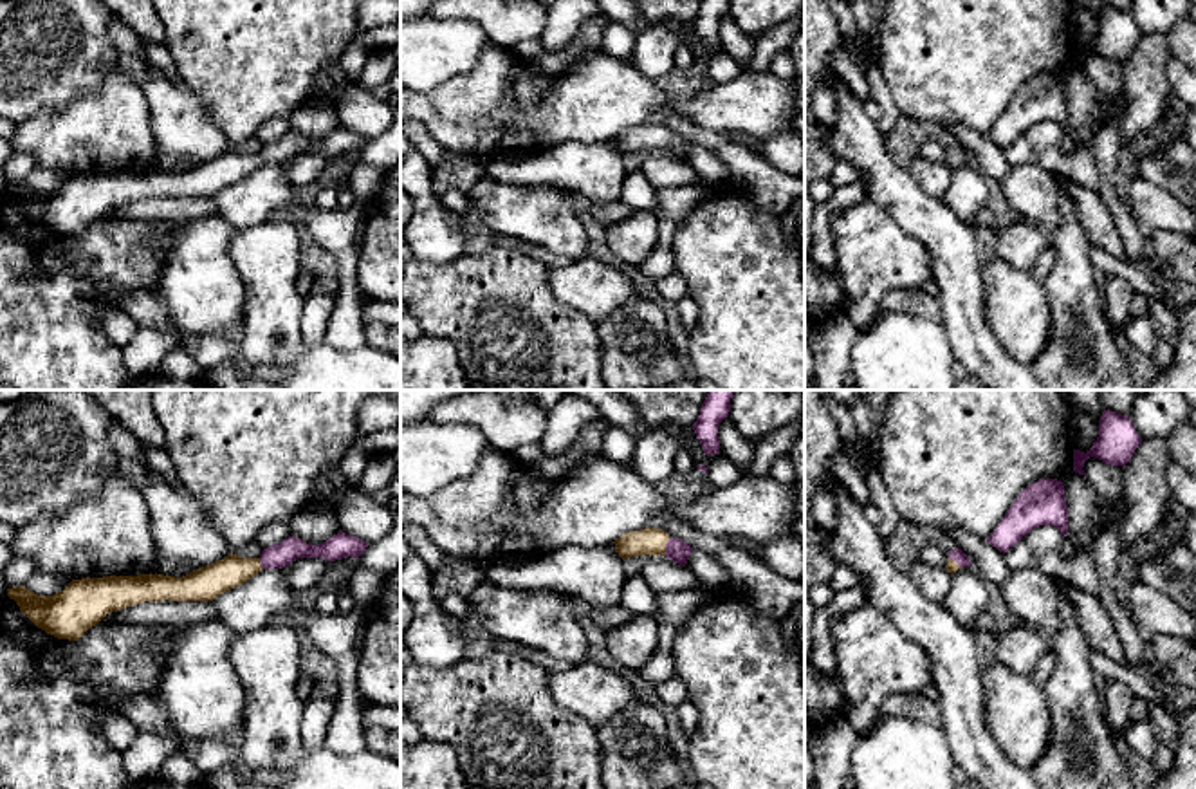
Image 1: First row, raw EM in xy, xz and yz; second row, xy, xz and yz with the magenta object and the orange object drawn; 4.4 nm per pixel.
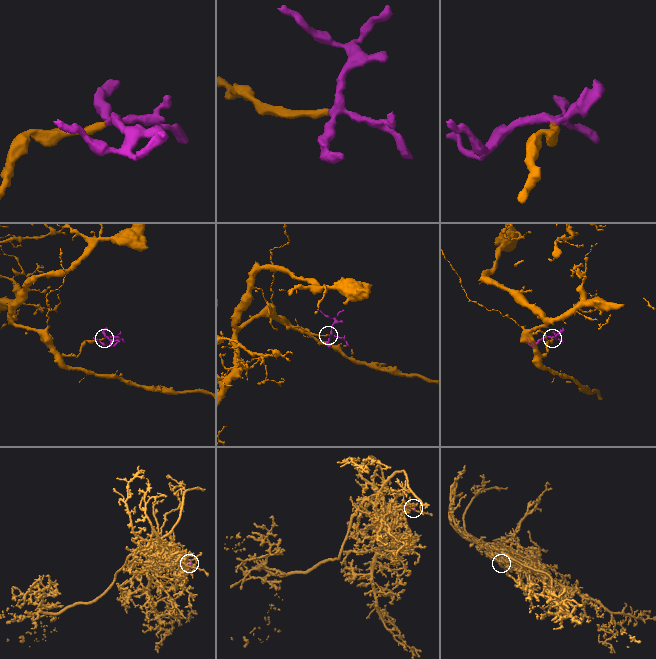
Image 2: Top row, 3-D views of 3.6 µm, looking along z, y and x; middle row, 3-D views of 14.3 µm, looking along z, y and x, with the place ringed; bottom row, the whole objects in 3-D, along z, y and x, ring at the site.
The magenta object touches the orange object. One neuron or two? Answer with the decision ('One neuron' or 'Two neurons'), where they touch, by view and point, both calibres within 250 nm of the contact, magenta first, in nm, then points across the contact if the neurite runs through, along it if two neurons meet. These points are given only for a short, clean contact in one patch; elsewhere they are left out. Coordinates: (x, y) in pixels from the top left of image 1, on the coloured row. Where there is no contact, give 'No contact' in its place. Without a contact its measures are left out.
One neuron. Touches magenta at xz (666, 546). Thickness 100 nm (magenta) against 120 nm. Path across: xz (679, 551), (666, 546), (648, 540)

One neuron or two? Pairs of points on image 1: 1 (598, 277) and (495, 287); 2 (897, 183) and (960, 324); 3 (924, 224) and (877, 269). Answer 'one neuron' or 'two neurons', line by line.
1: two neurons
2: one neuron
3: two neurons

